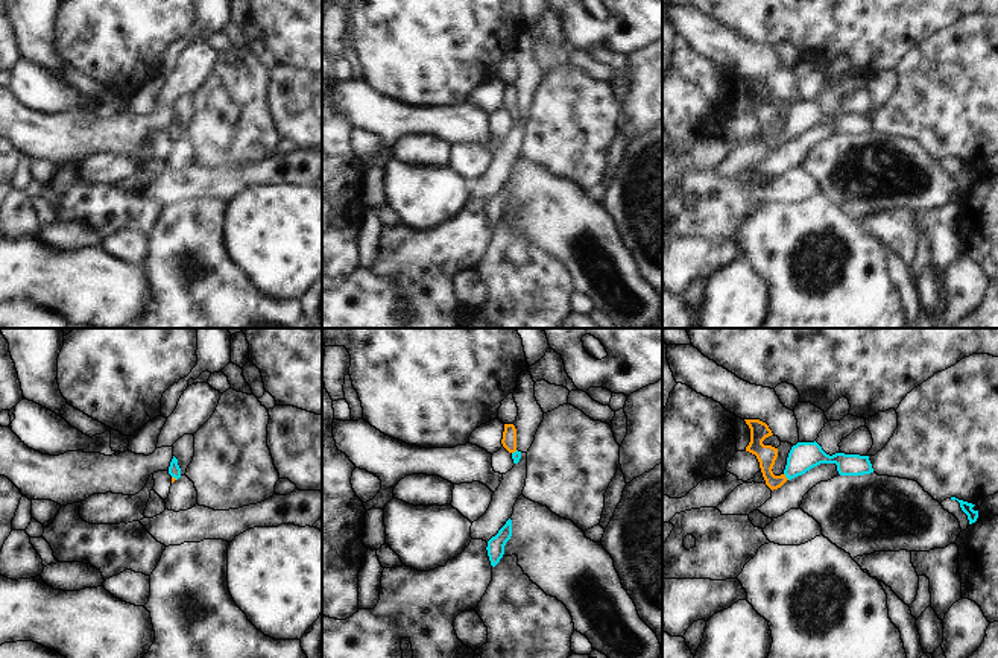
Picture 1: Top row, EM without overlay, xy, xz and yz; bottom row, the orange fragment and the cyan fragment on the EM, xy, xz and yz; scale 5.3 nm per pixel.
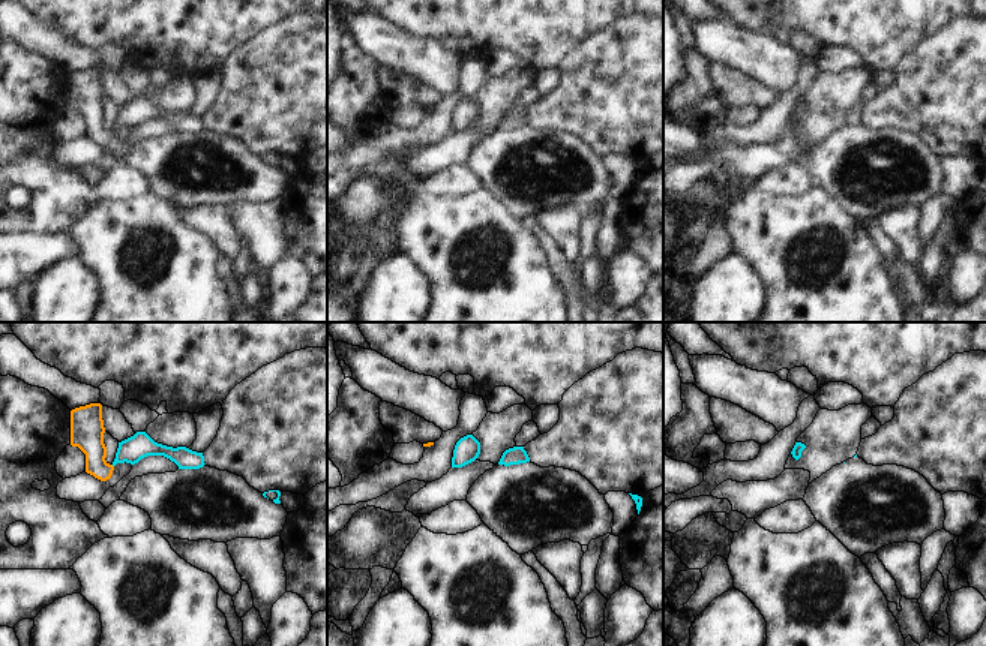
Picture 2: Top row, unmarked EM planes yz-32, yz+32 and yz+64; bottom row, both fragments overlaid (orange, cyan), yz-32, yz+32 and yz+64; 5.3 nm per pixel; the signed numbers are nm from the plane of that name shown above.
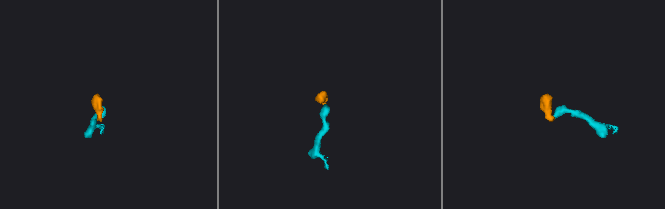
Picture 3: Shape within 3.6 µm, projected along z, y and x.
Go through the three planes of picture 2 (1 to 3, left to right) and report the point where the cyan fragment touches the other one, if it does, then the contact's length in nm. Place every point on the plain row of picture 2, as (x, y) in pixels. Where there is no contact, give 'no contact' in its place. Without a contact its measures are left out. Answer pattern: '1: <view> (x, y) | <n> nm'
1: no contact
2: no contact
3: no contact

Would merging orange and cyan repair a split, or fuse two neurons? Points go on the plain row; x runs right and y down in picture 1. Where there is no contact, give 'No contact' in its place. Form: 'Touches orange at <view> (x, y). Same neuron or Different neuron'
Touches orange at yz (784, 136). Same neuron

